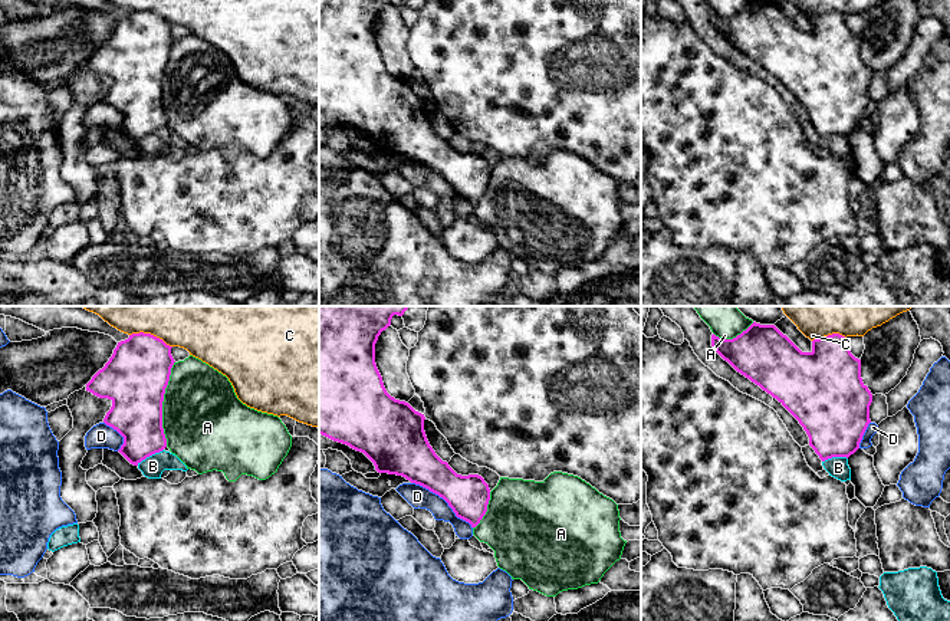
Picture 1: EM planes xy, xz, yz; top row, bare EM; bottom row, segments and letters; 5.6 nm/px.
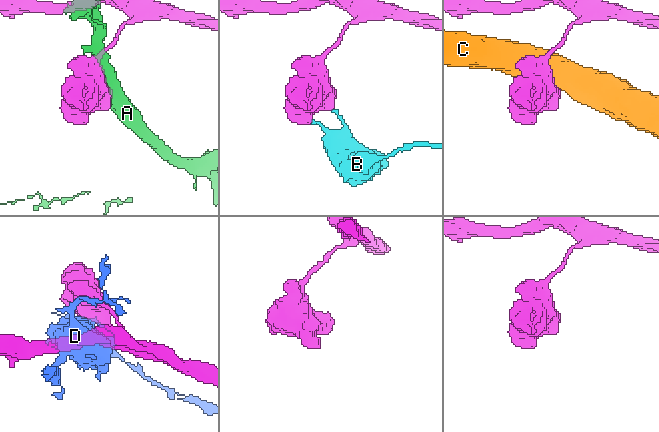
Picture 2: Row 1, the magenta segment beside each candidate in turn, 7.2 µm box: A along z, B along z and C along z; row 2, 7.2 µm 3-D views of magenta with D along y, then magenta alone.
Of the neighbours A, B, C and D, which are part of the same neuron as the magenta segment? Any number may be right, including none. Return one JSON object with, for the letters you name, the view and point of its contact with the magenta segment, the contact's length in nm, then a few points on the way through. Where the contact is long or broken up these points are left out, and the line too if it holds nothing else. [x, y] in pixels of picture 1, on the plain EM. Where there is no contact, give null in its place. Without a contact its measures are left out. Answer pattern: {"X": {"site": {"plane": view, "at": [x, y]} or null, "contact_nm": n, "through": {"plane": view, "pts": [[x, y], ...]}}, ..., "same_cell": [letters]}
{"same_cell": []}

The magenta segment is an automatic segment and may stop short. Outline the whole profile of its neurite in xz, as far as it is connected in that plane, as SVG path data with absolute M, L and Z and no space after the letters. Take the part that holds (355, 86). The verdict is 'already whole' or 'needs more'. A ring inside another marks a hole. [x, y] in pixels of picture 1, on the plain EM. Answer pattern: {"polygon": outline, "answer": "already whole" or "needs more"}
{"polygon": "M319 0L319 112L364 131L378 151L402 154L443 175L457 196L476 206L487 190L490 167L479 152L457 152L430 124L424 92L391 75L375 42L375 22L391 0Z", "answer": "already whole"}

